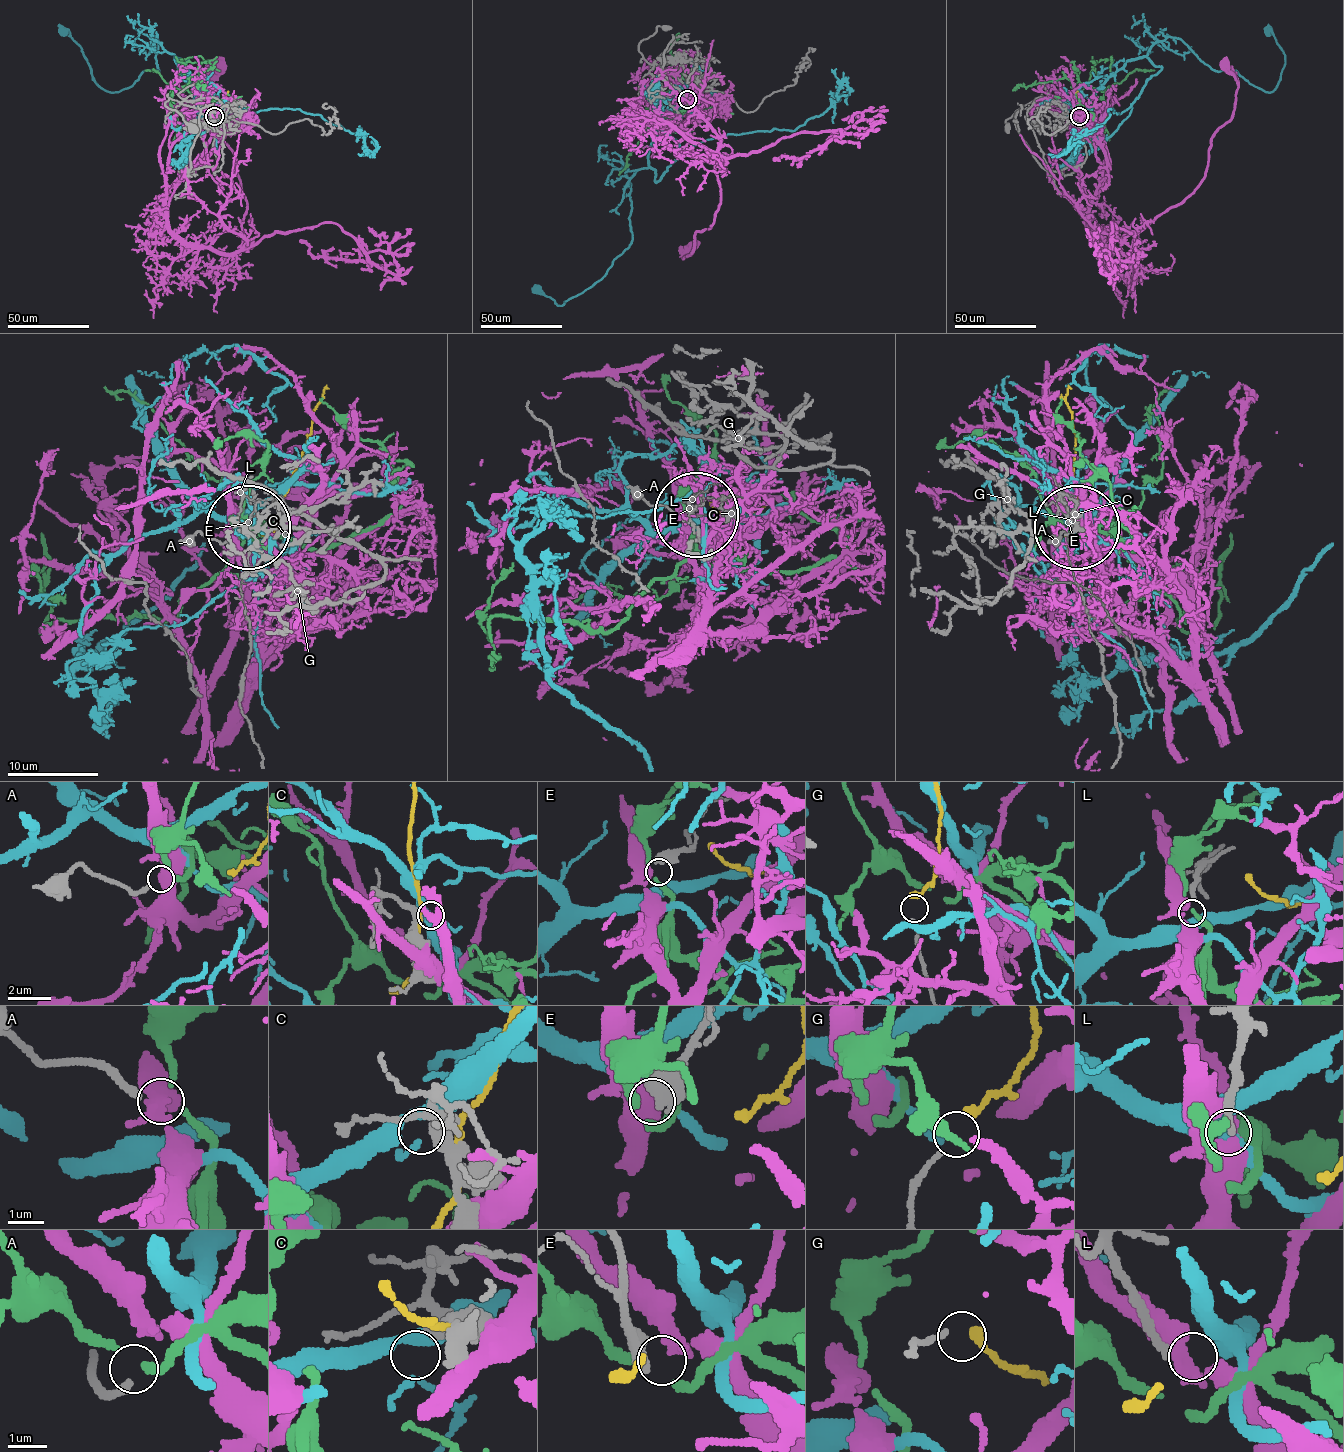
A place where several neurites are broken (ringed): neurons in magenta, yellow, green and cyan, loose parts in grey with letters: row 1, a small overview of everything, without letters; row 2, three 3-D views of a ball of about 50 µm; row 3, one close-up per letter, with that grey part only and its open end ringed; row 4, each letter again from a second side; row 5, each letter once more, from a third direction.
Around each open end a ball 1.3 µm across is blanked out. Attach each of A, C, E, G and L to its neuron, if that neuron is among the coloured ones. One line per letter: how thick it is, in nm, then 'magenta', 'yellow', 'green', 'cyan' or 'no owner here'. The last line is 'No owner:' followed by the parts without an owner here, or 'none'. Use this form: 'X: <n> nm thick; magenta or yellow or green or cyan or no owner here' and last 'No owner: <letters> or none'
A: 220 nm thick; green
C: 300 nm thick; no owner here
E: 440 nm thick; no owner here
G: 130 nm thick; yellow
L: 190 nm thick; magenta
No owner: C, E

